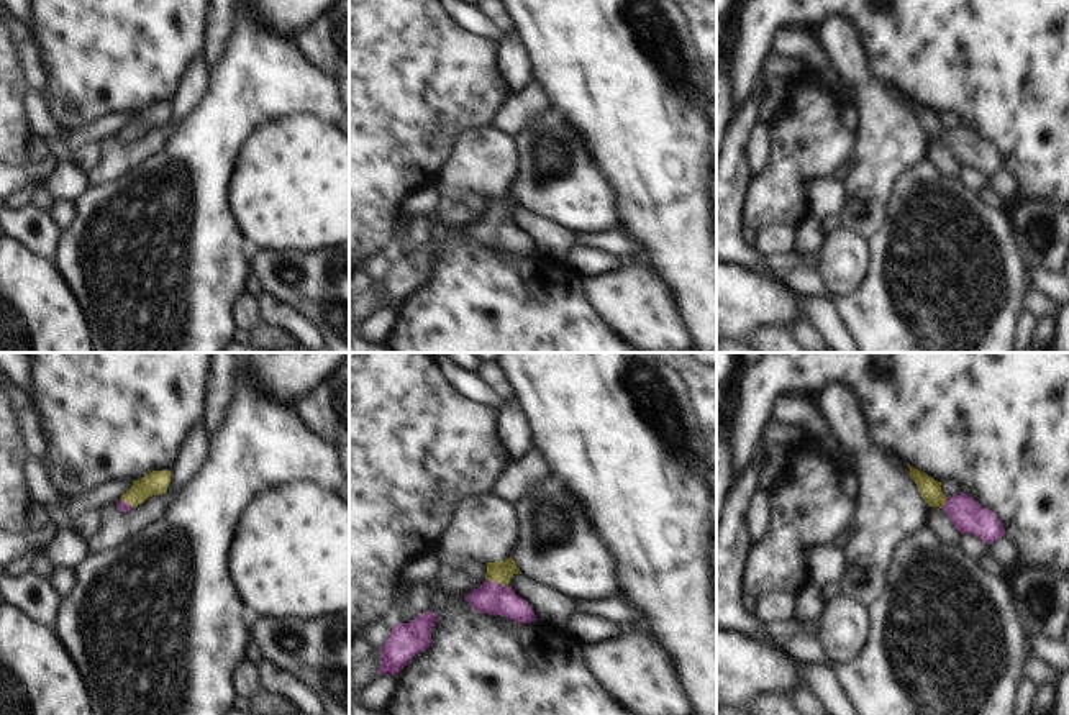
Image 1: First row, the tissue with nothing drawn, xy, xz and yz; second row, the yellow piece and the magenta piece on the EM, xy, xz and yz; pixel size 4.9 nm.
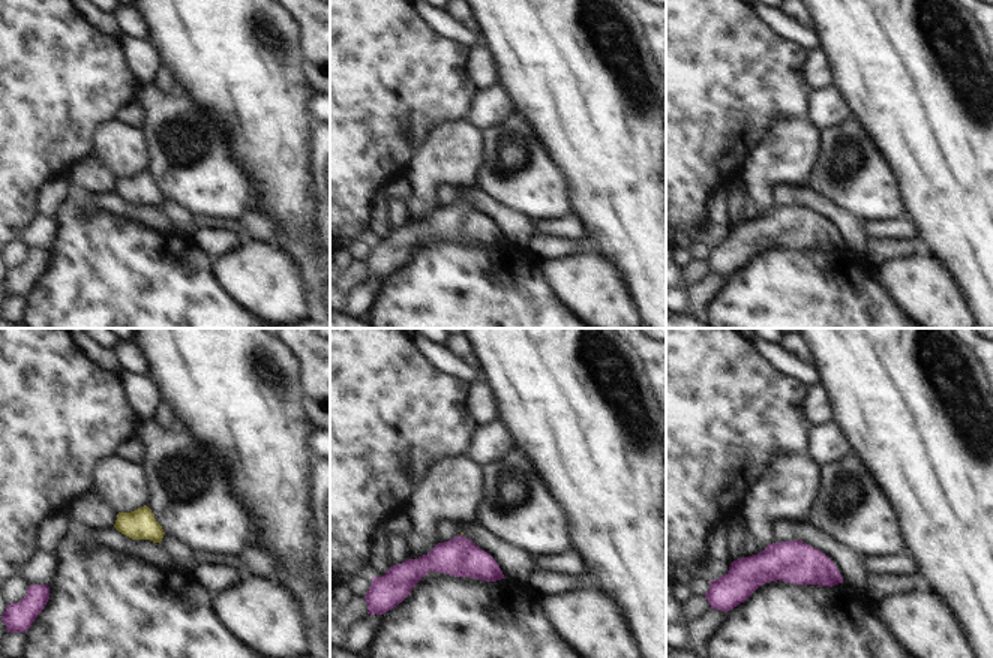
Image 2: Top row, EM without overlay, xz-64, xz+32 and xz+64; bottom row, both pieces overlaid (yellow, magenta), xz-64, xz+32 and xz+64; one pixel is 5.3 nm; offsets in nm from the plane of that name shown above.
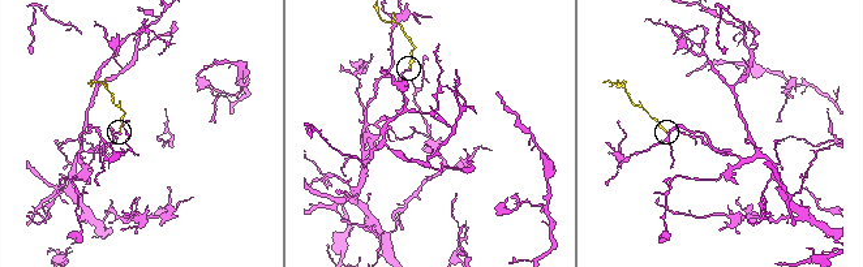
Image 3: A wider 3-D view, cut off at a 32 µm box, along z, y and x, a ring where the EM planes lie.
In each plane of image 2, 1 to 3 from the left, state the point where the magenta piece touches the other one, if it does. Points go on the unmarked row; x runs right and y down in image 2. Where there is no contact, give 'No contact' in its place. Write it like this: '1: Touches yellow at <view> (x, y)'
1: No contact
2: No contact
3: No contact.

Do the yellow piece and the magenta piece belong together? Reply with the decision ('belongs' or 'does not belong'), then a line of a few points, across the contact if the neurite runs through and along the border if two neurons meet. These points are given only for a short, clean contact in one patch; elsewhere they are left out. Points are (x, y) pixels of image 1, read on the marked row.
belongs; line xz (500, 571), (497, 582), (491, 597)

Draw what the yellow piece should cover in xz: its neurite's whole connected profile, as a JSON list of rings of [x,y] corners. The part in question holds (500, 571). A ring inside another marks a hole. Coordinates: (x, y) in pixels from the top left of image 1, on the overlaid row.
[[[513,558],[487,562],[482,585],[466,594],[469,605],[479,613],[502,615],[518,623],[536,620],[533,608],[508,585],[510,577],[518,574]]]

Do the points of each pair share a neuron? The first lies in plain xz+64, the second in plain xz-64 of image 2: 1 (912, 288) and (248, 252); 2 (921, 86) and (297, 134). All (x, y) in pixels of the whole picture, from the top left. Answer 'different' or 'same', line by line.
1: same
2: same

